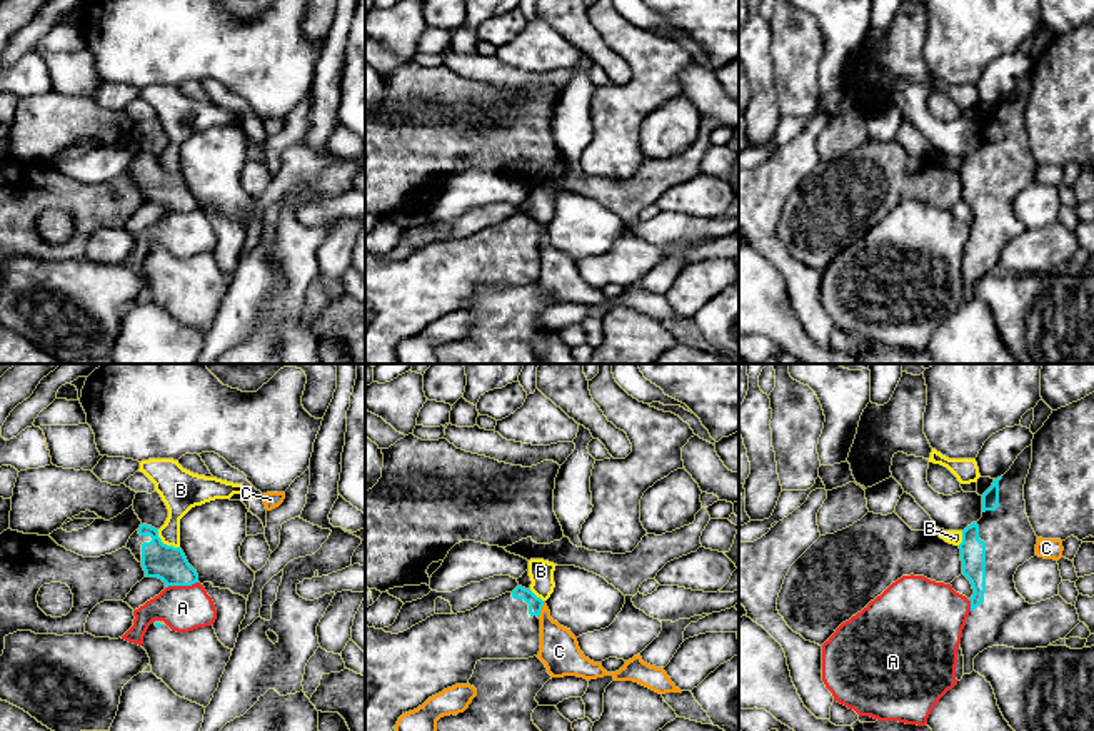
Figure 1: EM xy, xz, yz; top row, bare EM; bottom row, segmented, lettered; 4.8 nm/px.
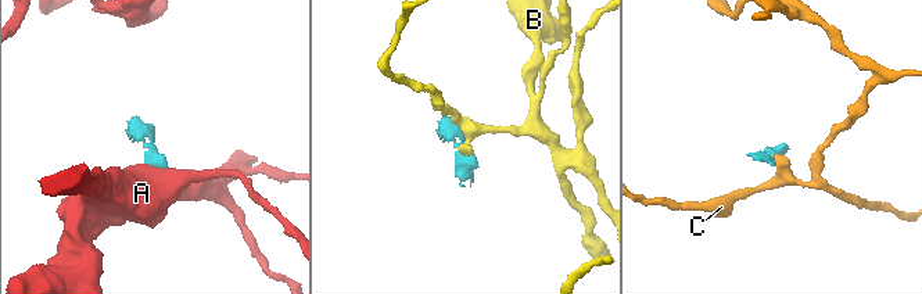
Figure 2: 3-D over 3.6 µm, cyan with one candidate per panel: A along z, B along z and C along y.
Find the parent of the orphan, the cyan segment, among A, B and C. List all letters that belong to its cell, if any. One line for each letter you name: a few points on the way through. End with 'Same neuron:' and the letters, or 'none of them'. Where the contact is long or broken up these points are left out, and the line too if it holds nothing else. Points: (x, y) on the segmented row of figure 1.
Same neuron: none of them

